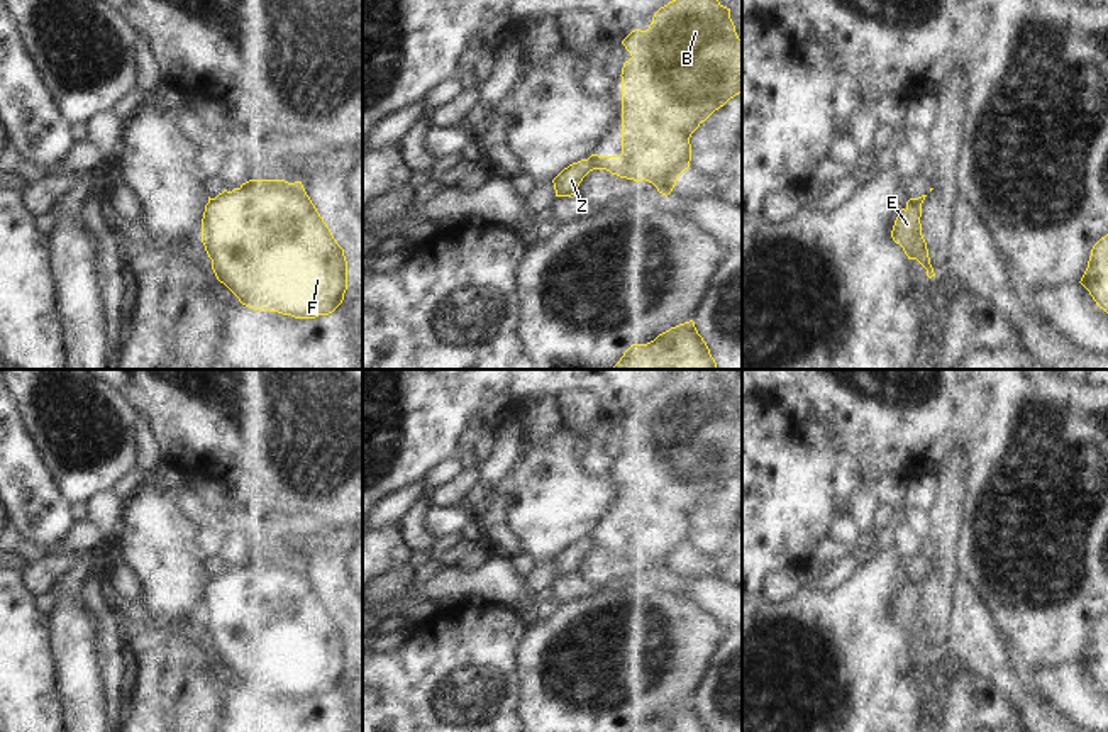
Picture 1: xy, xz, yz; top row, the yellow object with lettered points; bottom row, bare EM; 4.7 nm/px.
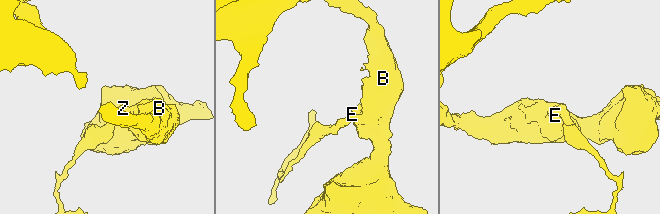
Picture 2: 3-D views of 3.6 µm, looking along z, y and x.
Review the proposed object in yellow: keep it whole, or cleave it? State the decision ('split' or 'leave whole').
split

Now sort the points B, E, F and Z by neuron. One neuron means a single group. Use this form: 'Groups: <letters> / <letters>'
Groups: B E F / Z

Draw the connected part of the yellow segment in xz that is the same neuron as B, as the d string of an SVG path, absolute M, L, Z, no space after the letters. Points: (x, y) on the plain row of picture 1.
M683 369L681 374L661 386L647 410L632 410L622 424L630 439L622 447L622 534L598 535L590 539L595 549L607 549L612 554L634 561L649 561L659 573L669 574L678 556L690 547L691 513L715 490L742 471L742 420L730 398L730 388L723 386L715 369Z

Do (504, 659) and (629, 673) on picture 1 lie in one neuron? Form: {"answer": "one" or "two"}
{"answer": "two"}

